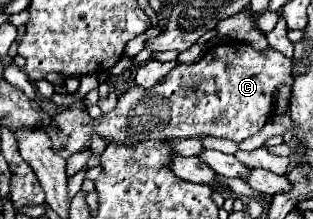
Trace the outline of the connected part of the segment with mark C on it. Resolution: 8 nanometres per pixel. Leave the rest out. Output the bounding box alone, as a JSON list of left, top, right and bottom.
[52,42,292,158]

